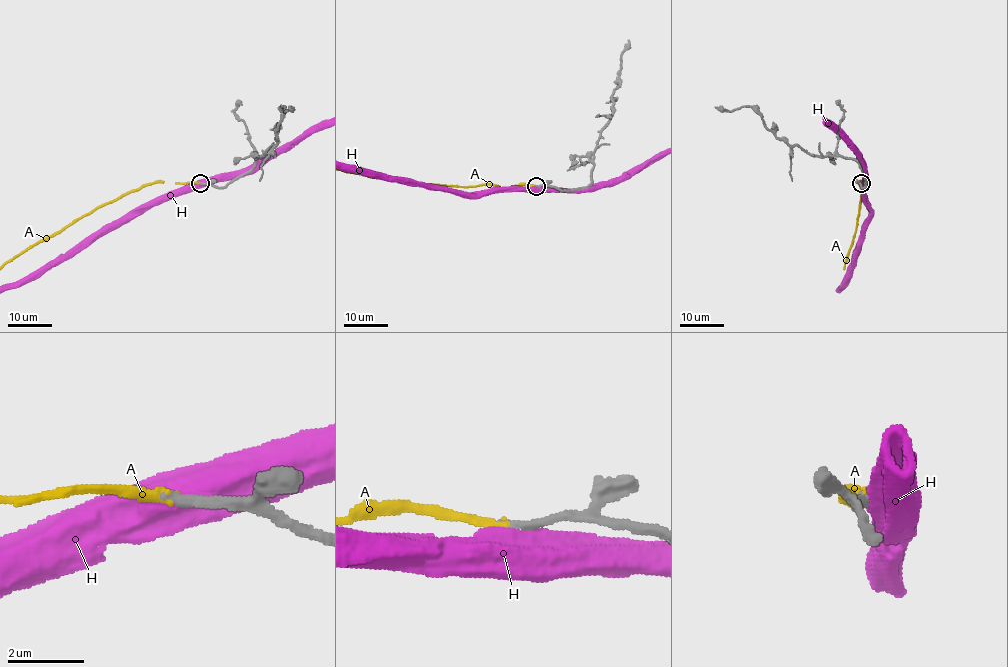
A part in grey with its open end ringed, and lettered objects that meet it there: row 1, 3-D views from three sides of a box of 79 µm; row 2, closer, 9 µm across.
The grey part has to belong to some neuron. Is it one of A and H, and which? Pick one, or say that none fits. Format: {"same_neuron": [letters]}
{"same_neuron": ["A"]}

